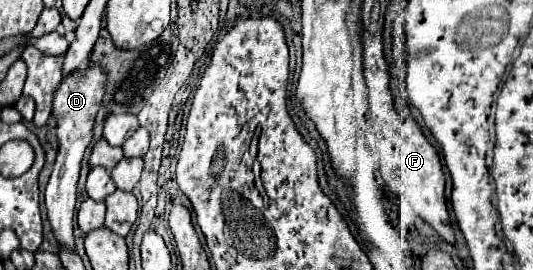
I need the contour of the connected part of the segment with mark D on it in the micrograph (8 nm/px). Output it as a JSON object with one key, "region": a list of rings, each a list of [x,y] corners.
{"region":[[[81,67],[73,73],[73,77],[67,77],[61,81],[59,89],[55,91],[53,99],[53,113],[57,117],[57,137],[59,137],[59,155],[51,173],[51,179],[47,183],[45,191],[45,205],[47,205],[47,217],[51,221],[53,235],[59,243],[59,247],[75,253],[75,239],[73,239],[73,213],[75,213],[75,185],[79,179],[79,167],[85,147],[89,145],[93,137],[93,121],[95,113],[99,109],[99,101],[103,97],[105,87],[105,75],[99,67]]]}

